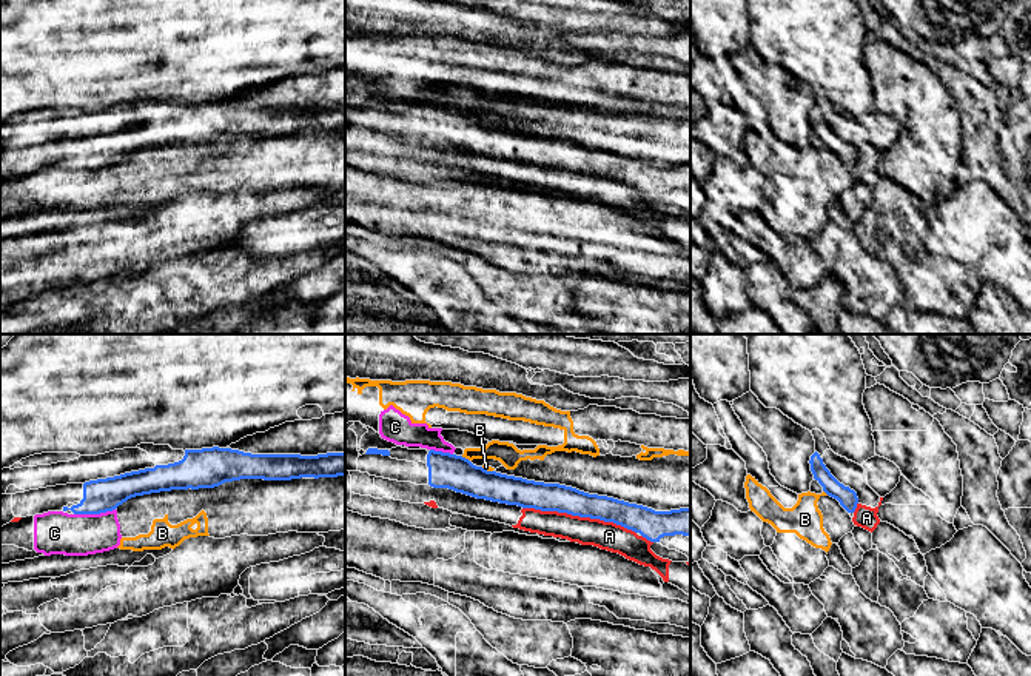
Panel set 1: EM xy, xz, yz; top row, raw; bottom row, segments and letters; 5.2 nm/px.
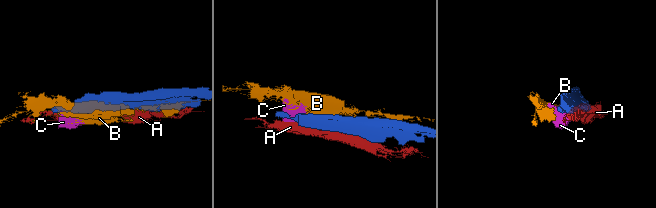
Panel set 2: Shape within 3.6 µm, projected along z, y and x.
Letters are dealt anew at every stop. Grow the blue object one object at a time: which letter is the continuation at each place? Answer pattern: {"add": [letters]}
{"add": []}

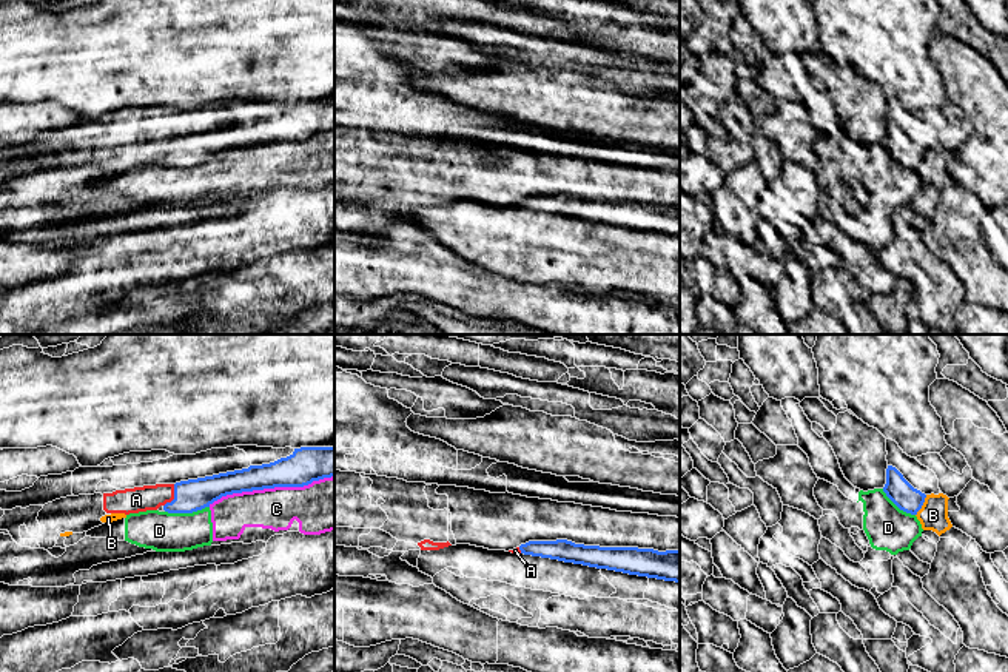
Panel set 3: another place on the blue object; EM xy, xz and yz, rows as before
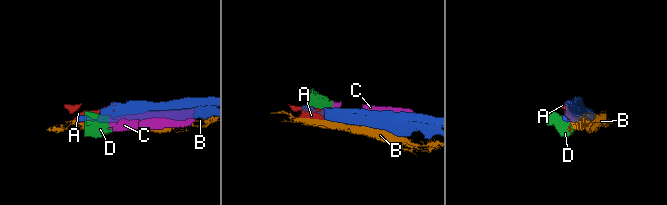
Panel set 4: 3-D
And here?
{"add": ["A"]}

